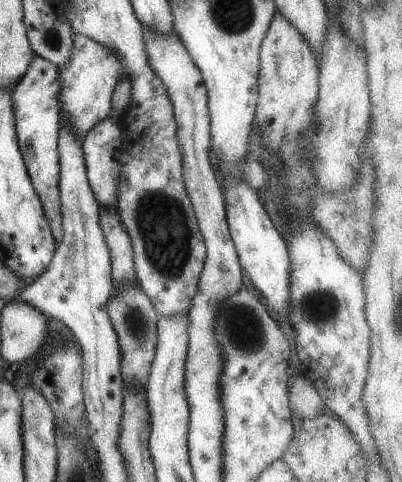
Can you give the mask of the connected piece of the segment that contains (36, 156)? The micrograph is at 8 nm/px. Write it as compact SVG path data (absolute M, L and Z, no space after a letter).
M33 56L26 72L13 86L12 106L14 109L15 133L19 152L25 164L31 185L41 202L45 219L48 221L56 246L62 236L60 195L58 190L59 166L57 134L60 122L59 70L47 60Z

